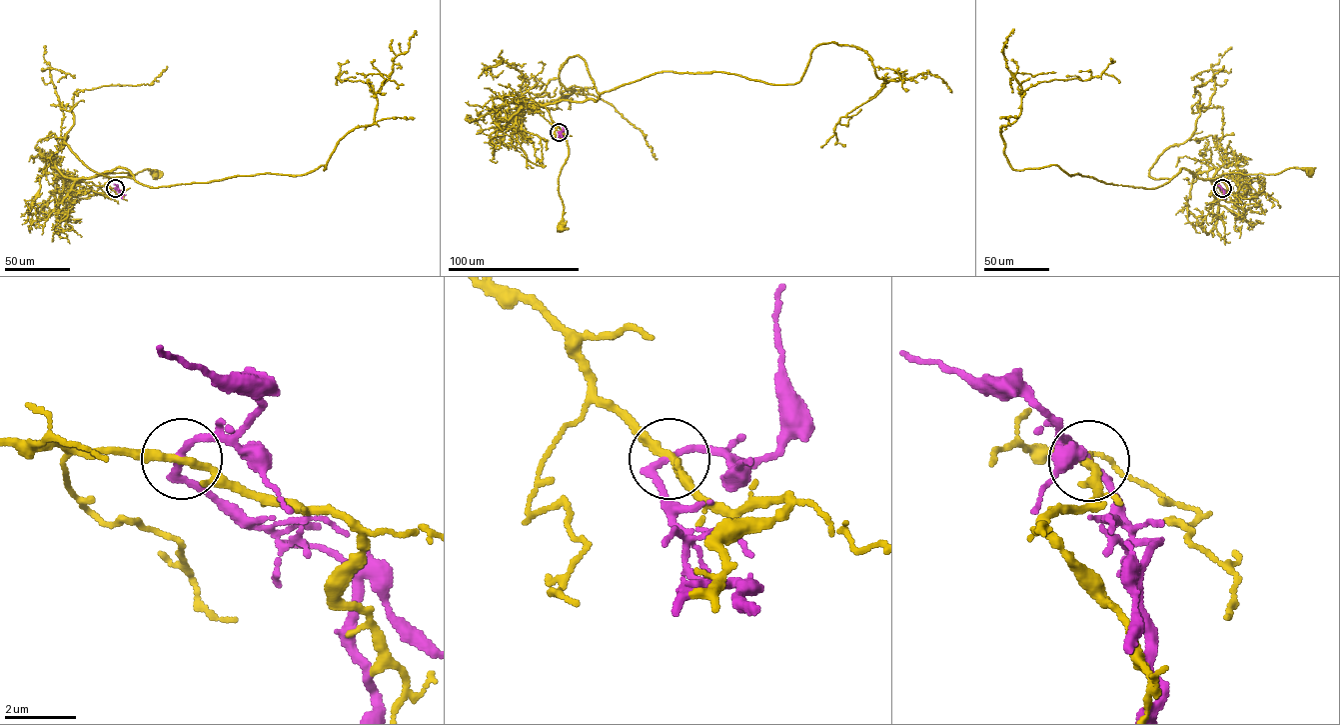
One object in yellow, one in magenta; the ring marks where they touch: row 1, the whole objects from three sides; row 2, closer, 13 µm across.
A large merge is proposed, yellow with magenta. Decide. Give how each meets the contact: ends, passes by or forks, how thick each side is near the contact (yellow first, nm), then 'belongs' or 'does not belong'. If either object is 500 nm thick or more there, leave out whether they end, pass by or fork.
yellow passes by; magenta passes by; calibres 200 and 190 nm; does not belong

